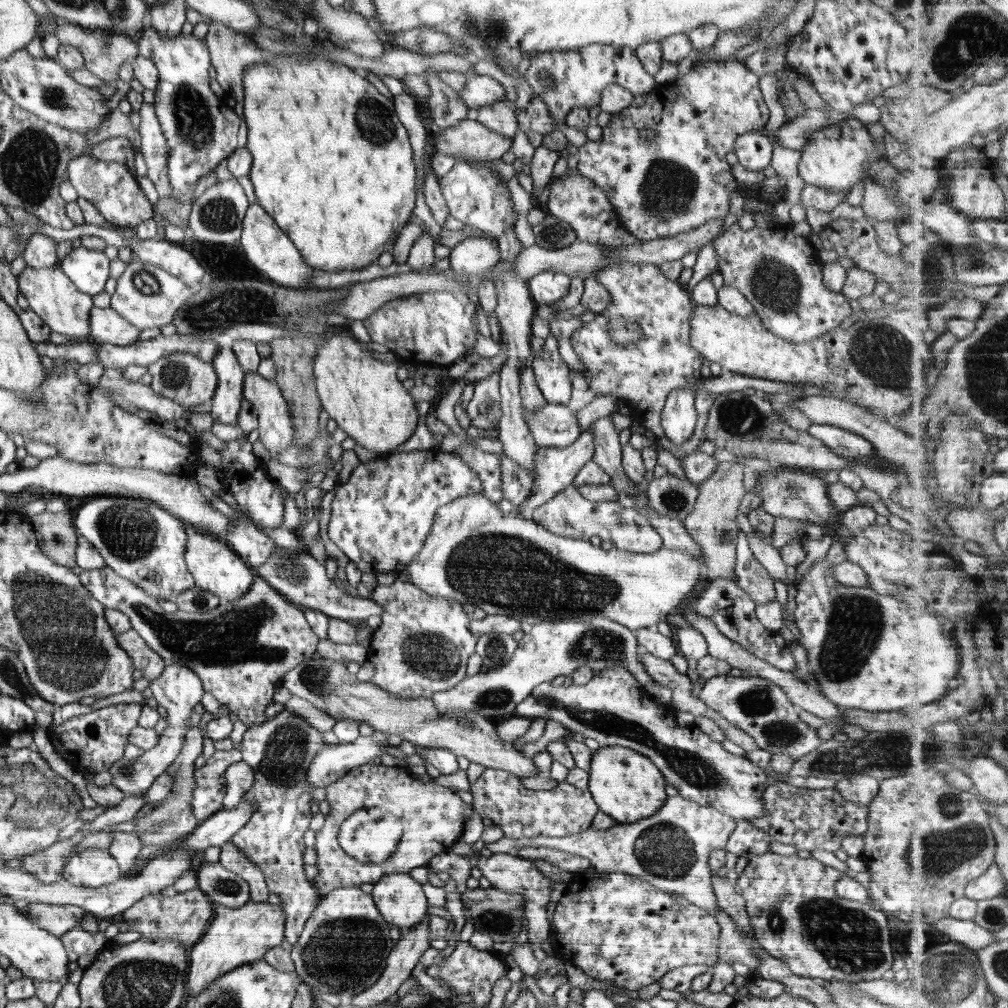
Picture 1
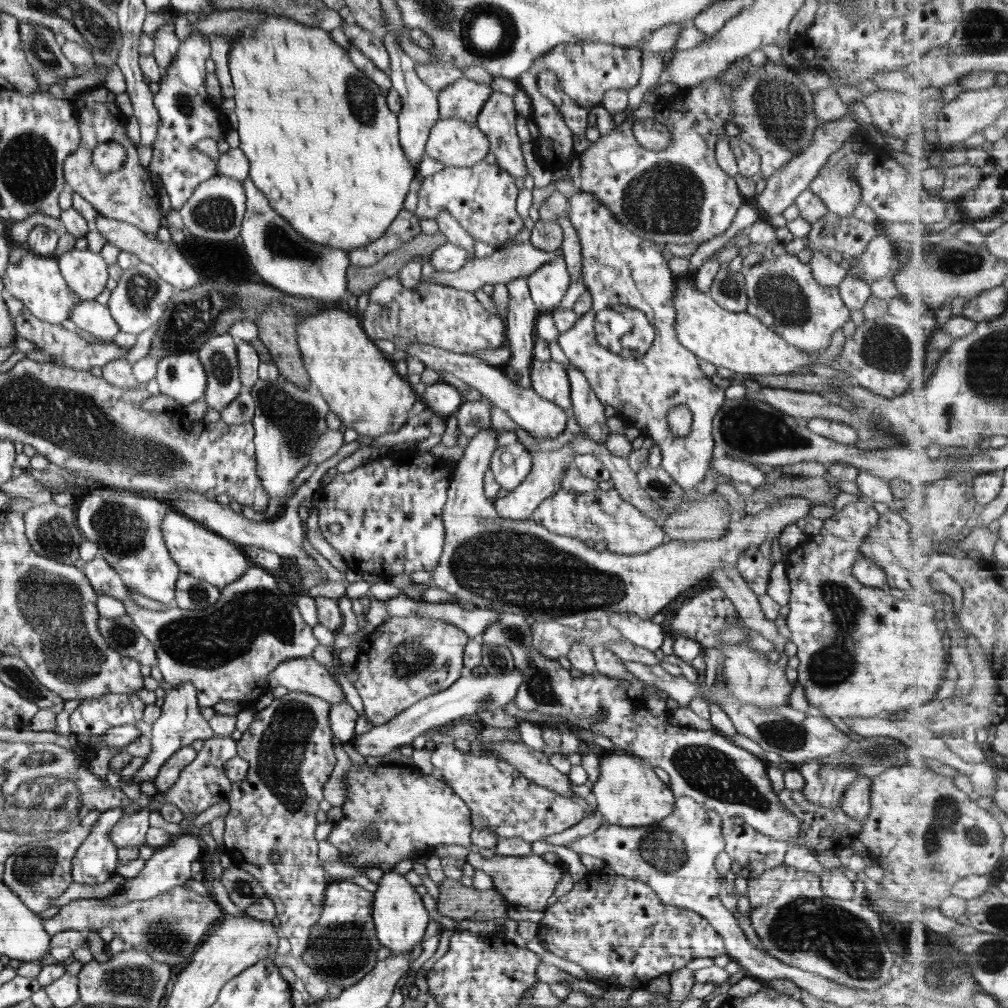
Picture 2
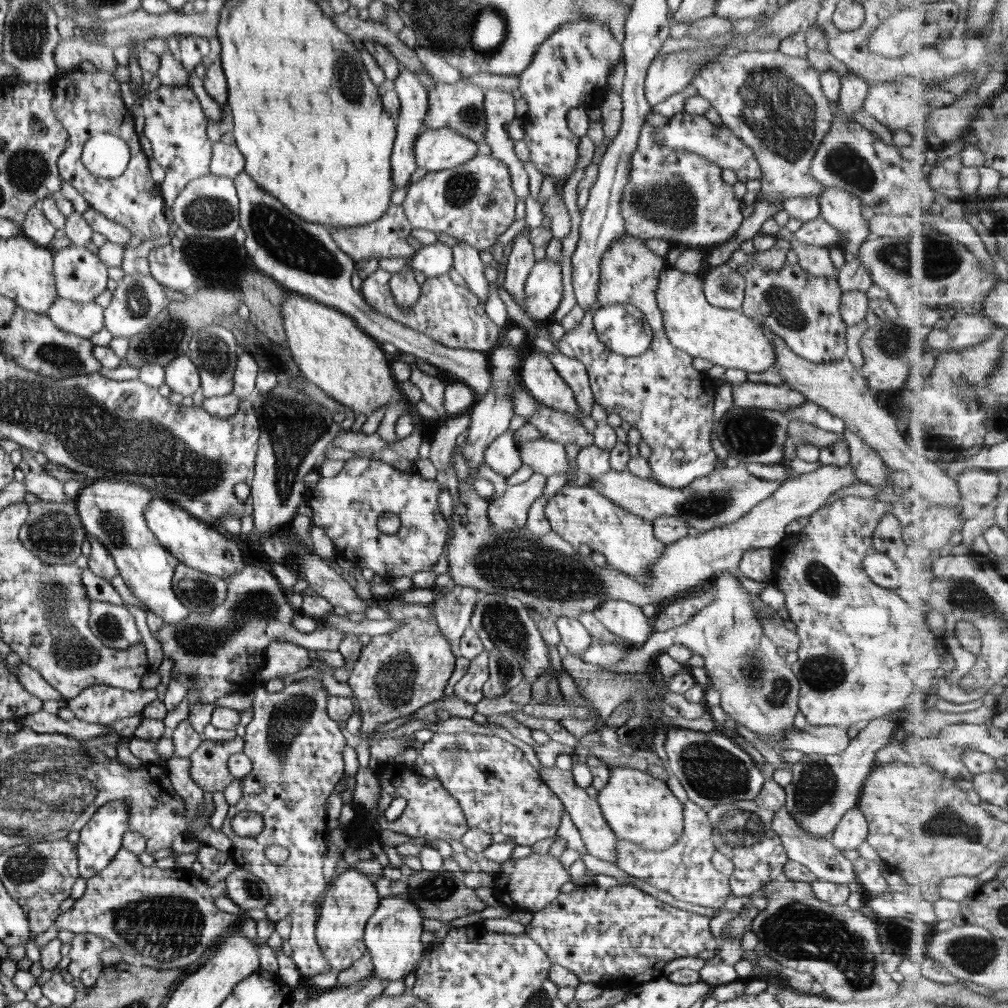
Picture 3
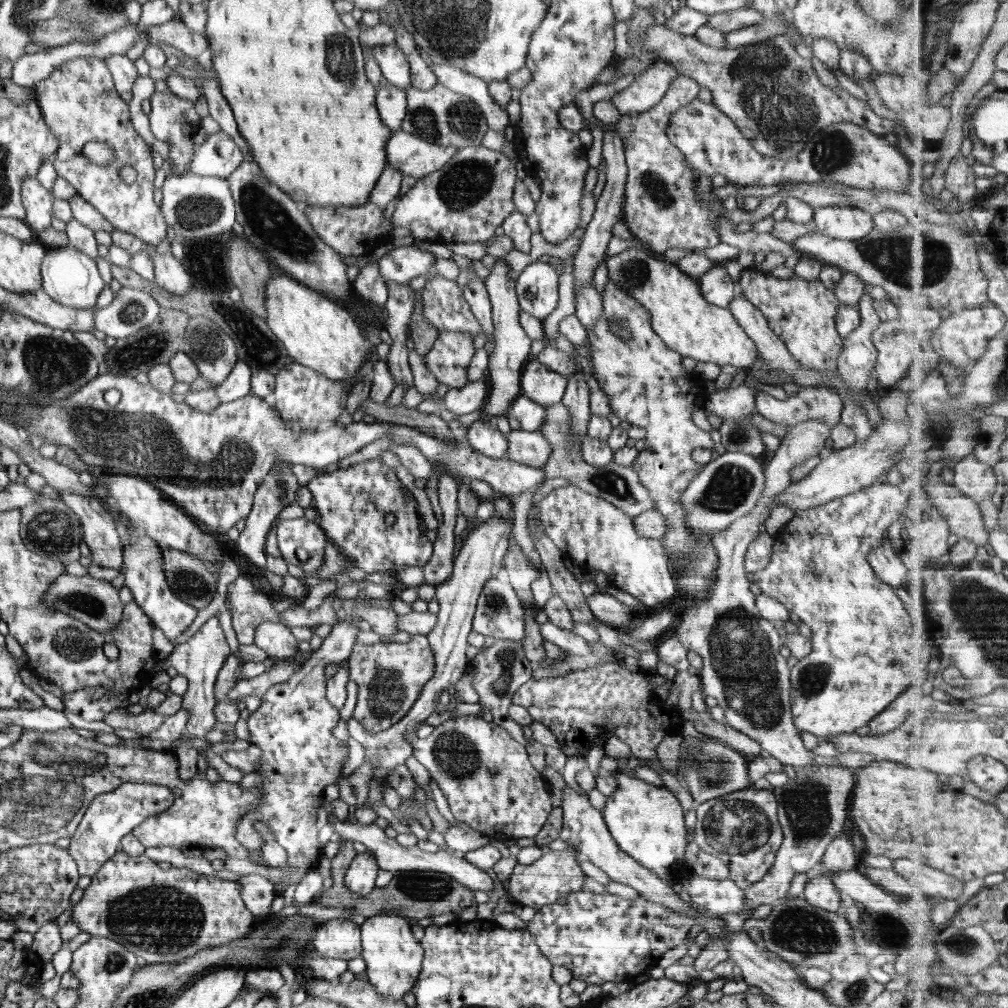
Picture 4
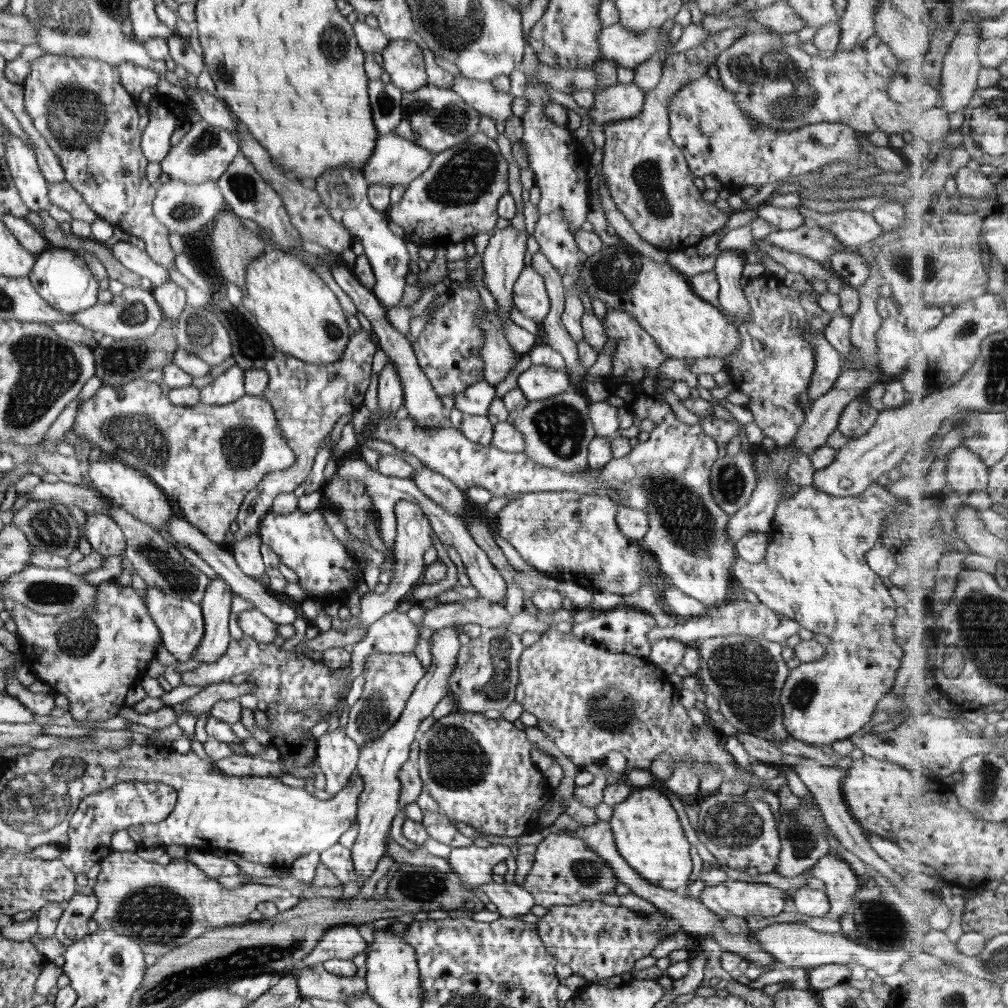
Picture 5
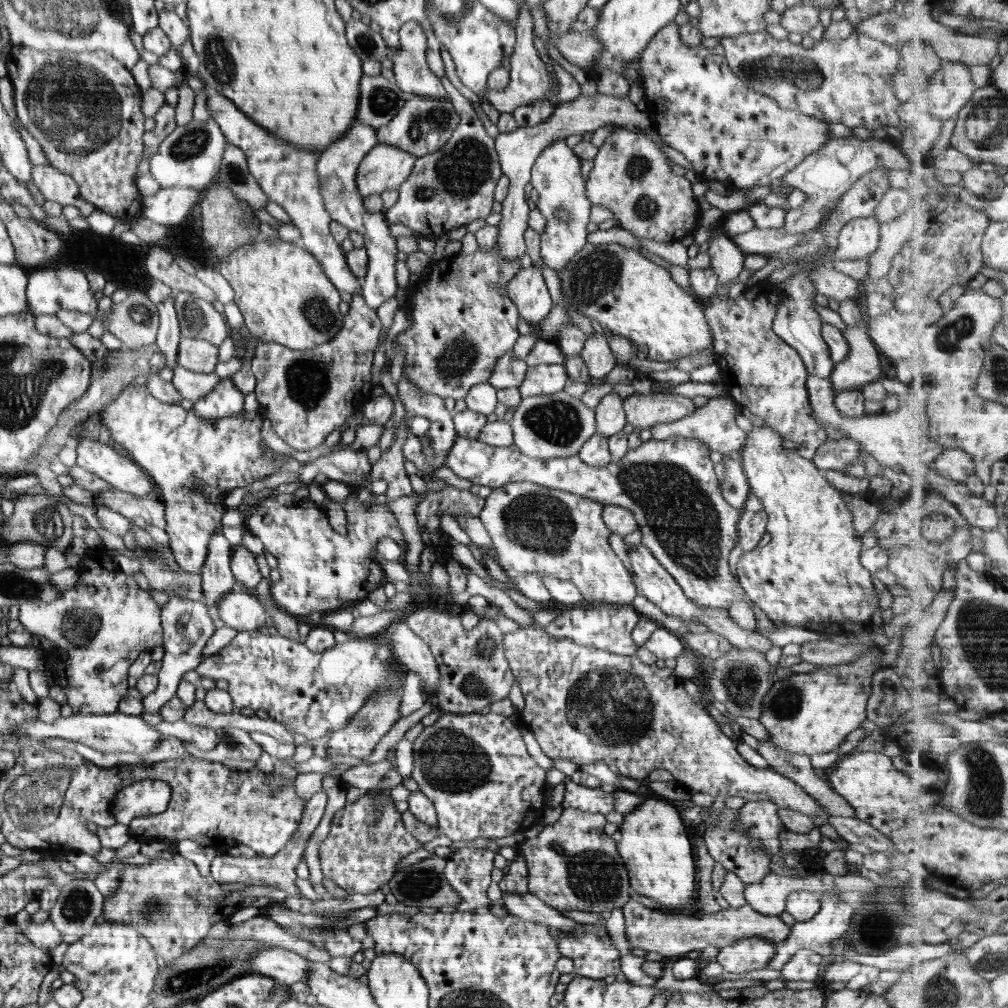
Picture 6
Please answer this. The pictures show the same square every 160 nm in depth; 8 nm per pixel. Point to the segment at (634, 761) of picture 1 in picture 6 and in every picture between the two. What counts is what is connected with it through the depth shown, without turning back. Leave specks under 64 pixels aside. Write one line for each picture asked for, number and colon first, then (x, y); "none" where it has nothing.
2: (627, 794)
3: (639, 808)
4: (646, 821)
5: (647, 831)
6: (652, 840)

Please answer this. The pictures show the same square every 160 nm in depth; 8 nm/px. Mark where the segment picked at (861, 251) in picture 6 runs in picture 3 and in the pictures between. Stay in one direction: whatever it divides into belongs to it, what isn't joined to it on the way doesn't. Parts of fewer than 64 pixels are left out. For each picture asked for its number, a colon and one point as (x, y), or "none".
3: (842, 210)
4: (847, 223)
5: (851, 227)

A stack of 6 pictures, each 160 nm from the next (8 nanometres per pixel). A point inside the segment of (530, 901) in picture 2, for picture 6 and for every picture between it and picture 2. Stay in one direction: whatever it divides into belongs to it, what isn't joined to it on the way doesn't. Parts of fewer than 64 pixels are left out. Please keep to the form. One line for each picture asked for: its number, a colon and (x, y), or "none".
3: (530, 884)
4: (556, 873)
5: (566, 871)
6: (573, 864)

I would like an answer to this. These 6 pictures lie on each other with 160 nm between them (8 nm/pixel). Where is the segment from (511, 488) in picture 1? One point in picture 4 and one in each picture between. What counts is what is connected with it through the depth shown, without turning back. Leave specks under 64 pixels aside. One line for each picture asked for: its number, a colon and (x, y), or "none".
2: (510, 464)
3: (503, 456)
4: (484, 437)

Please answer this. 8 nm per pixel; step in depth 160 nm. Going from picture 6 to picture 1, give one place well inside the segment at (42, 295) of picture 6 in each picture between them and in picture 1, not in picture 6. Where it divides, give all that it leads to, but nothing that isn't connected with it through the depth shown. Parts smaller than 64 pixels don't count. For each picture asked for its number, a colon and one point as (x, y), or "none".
1: (89, 270)
2: (85, 272)
3: (81, 276)
4: (70, 277)
5: (61, 276)

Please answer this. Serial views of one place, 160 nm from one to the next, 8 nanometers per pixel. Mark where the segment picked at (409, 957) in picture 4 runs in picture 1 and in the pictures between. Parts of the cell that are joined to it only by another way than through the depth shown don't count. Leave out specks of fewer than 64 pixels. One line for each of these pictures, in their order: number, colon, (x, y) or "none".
1: (399, 898)
2: (400, 918)
3: (392, 934)

